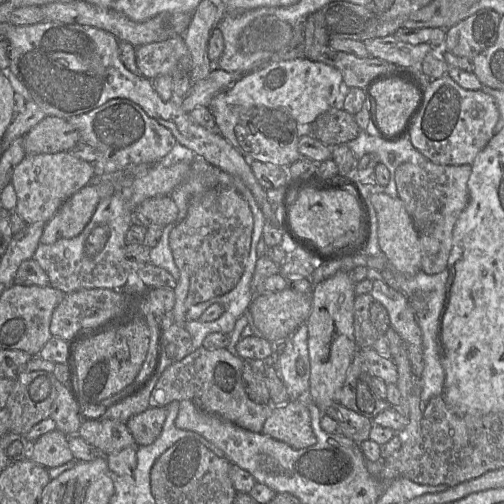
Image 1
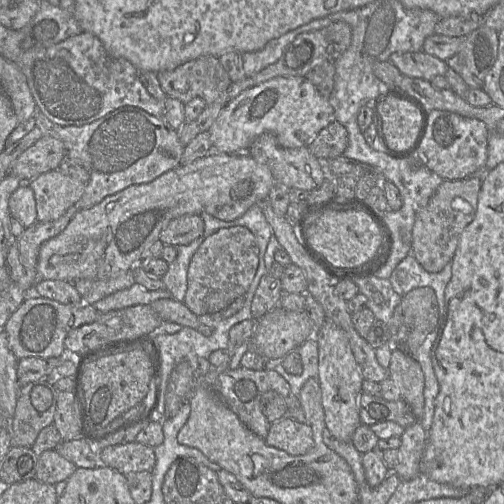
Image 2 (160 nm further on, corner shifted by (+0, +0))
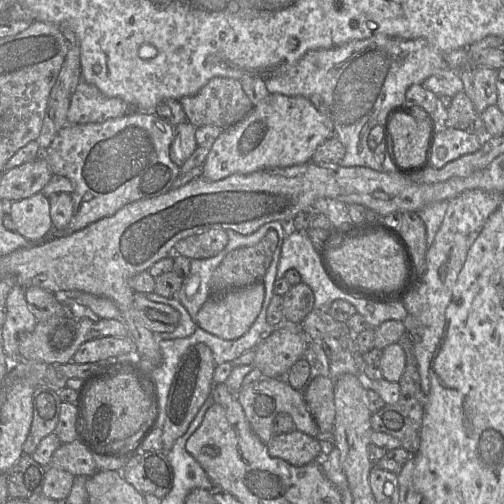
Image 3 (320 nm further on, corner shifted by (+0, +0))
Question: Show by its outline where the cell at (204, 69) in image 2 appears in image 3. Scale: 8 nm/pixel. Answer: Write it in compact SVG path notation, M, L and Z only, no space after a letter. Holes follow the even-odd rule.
M214 77L195 95L181 98L180 104L195 127L217 126L227 129L242 121L254 108L254 105L244 92L239 80L230 77Z

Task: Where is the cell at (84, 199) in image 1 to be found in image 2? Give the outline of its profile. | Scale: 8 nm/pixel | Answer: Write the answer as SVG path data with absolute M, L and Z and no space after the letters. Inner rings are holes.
M209 153L205 157L199 158L192 163L187 165L180 164L178 167L169 170L156 178L155 180L144 183L131 185L115 194L105 197L100 203L95 206L78 211L67 227L55 237L44 242L38 252L38 262L37 262L37 272L39 279L48 279L48 280L62 280L67 282L74 282L79 279L100 279L110 276L113 272L126 271L134 269L135 266L142 260L142 254L157 240L159 240L161 232L167 227L169 222L175 218L178 218L182 215L200 215L201 213L210 214L218 219L223 221L234 221L242 217L247 210L253 206L258 205L261 201L268 199L268 195L271 189L277 184L275 178L269 171L269 169L259 164L247 153L239 154L223 154L223 153Z

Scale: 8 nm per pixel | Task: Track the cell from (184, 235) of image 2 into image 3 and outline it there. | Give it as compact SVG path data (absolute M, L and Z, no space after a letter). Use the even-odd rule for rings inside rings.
M211 229L180 240L174 246L174 254L190 259L211 258L224 250L228 243L226 230Z

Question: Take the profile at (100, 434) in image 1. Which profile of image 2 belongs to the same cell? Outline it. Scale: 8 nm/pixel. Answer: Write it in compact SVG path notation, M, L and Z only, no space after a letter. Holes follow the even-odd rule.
M137 441L107 446L98 452L99 463L123 475L130 472L151 473L156 464L154 448Z

